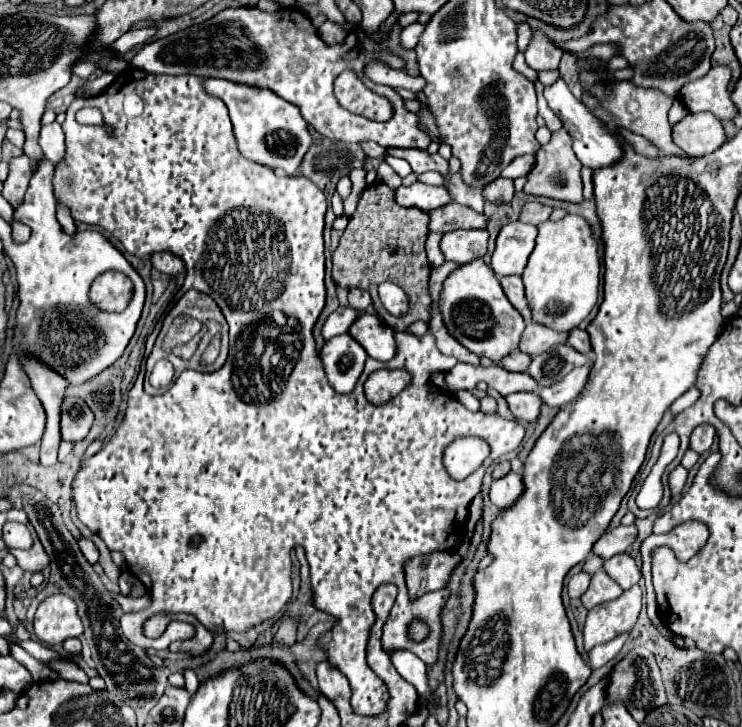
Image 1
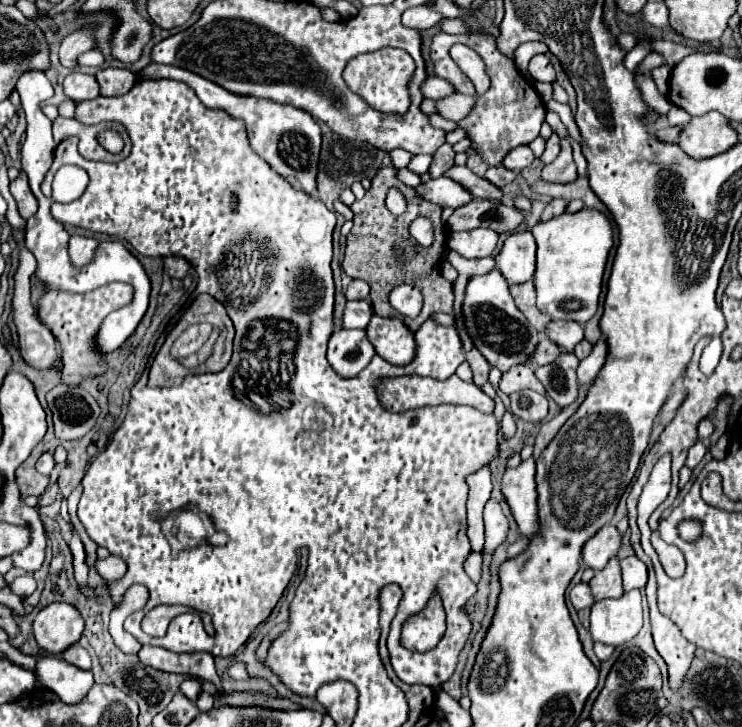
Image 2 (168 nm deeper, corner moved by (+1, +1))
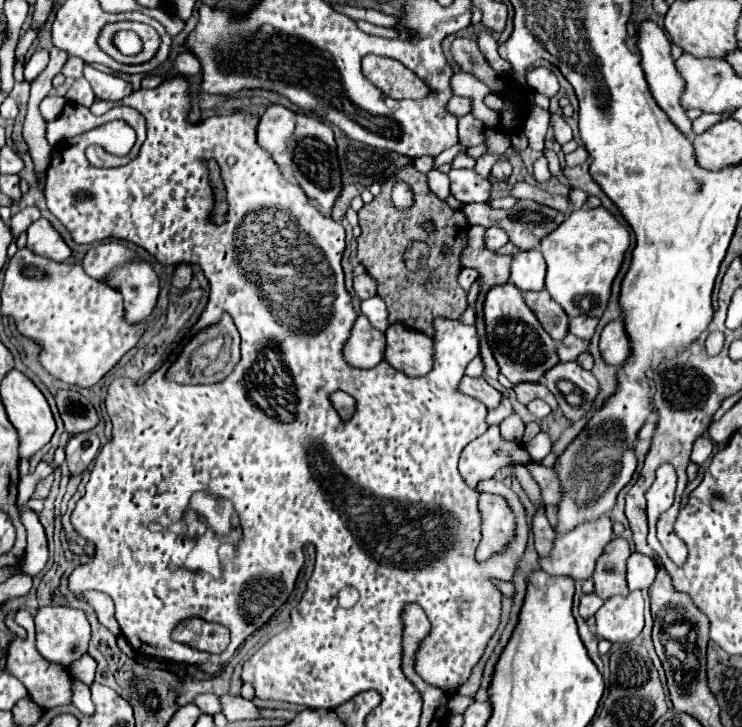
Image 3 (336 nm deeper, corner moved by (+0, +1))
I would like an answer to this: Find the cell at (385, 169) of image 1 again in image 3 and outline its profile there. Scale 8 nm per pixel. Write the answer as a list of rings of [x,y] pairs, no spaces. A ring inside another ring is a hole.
[[[432,170],[432,172],[428,172],[426,176],[428,176],[430,190],[432,190],[438,198],[446,200],[446,198],[450,196],[450,180],[448,180],[448,176],[442,174],[440,170]]]

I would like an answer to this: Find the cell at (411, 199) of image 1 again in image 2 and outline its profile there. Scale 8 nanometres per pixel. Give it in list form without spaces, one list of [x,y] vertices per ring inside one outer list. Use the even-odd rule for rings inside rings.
[[[437,178],[437,180],[429,180],[425,184],[421,184],[419,188],[415,188],[415,192],[419,192],[419,196],[423,196],[423,200],[433,202],[441,208],[459,208],[467,202],[471,202],[471,194],[457,182],[449,180],[449,178]]]

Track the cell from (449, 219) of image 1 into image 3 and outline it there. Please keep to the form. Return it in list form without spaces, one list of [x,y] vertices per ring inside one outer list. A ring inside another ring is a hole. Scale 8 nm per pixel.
[[[518,200],[514,204],[514,208],[510,208],[510,210],[492,210],[488,204],[466,204],[462,210],[464,210],[466,218],[468,218],[468,224],[472,224],[472,226],[480,224],[484,228],[490,228],[490,226],[504,228],[508,232],[508,236],[510,236],[510,242],[518,250],[538,248],[540,240],[544,236],[548,236],[552,230],[556,230],[566,220],[564,212],[556,212],[554,208],[542,206],[542,204],[534,202],[534,200]]]

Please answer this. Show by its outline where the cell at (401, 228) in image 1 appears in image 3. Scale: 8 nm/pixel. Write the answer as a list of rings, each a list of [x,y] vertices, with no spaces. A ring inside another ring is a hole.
[[[412,166],[402,168],[382,184],[382,192],[370,204],[364,204],[358,218],[362,228],[358,260],[366,266],[366,272],[378,280],[378,296],[384,298],[388,306],[390,324],[404,324],[432,336],[432,320],[436,316],[452,320],[462,316],[466,310],[466,292],[458,284],[458,274],[462,270],[460,252],[468,242],[468,220],[462,210],[450,208],[432,194],[426,174],[420,174]],[[396,180],[404,180],[414,194],[414,204],[408,210],[398,210],[392,202],[392,186]],[[426,220],[434,222],[434,232],[422,228]],[[442,244],[450,244],[446,258],[442,258]]]

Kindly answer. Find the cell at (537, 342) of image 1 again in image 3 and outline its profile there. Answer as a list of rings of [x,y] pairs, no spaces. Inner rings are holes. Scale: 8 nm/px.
[[[578,316],[578,318],[572,318],[570,322],[570,332],[580,336],[580,338],[586,338],[590,340],[594,330],[598,326],[598,318],[588,318],[588,316]]]

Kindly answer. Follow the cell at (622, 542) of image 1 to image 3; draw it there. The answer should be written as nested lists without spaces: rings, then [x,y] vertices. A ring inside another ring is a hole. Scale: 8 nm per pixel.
[[[606,514],[592,520],[592,522],[584,522],[584,524],[576,526],[572,532],[566,532],[566,534],[556,538],[550,558],[540,558],[542,570],[552,574],[552,576],[568,576],[574,582],[588,580],[594,572],[596,560],[600,558],[600,554],[602,554],[602,550],[604,550],[604,546],[608,544],[610,538],[612,538],[612,522]]]

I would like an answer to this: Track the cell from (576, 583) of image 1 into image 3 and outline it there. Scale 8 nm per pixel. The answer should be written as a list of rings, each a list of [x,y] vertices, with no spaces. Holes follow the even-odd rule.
[[[582,594],[582,598],[580,598],[580,616],[584,620],[592,618],[602,608],[602,604],[604,604],[604,600],[600,596],[596,596],[596,594]]]

